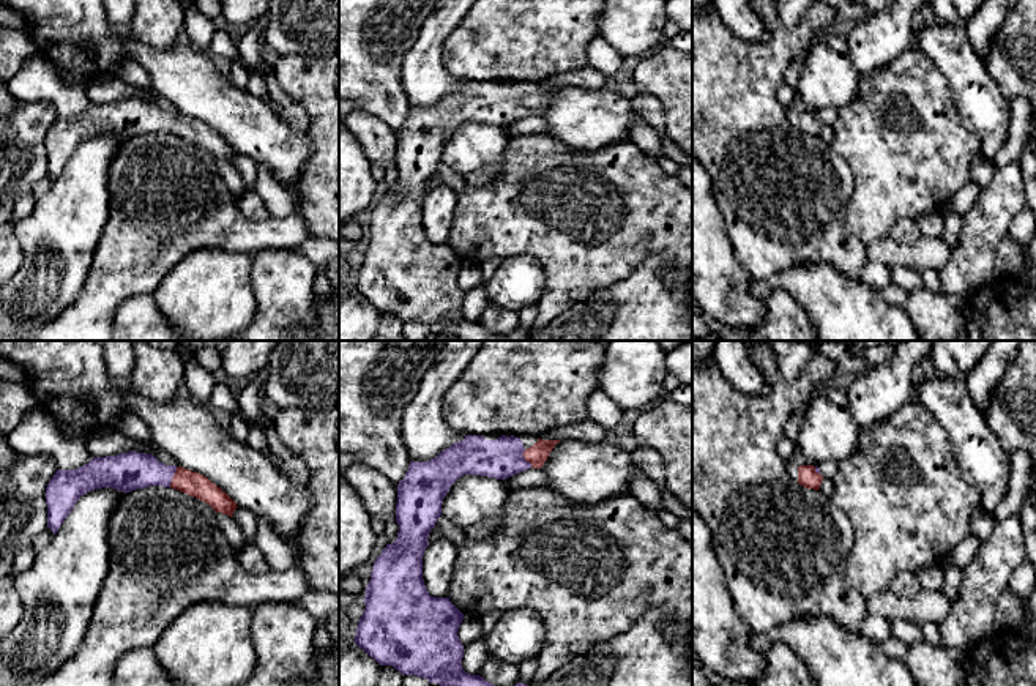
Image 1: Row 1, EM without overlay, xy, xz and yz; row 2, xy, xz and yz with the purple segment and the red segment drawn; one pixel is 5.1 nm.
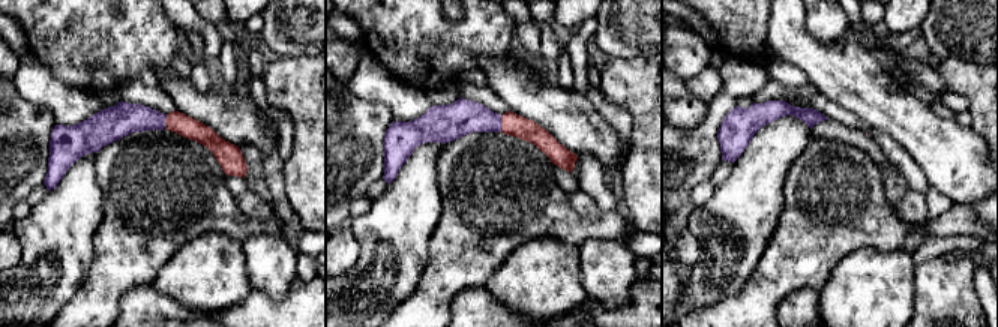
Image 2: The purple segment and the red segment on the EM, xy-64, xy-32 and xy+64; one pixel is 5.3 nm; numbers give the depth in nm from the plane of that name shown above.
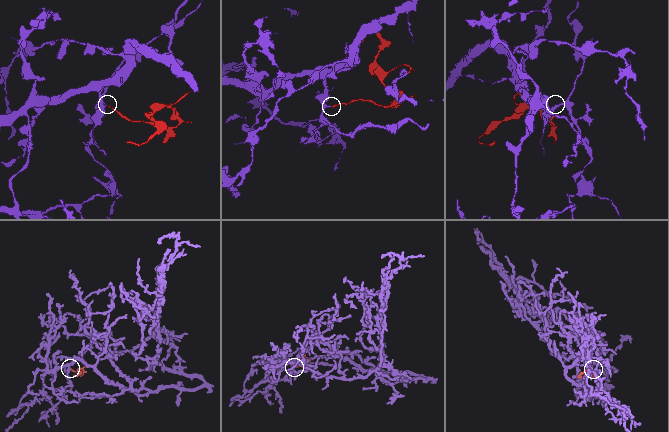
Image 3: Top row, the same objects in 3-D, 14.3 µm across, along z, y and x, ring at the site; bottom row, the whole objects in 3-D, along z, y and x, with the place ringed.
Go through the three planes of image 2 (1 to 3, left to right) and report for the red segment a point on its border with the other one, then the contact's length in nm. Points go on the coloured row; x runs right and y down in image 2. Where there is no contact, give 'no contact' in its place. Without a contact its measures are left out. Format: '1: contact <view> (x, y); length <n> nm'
1: contact xy-64 (165, 117); length 60 nm
2: contact xy-32 (500, 123); length 90 nm
3: no contact

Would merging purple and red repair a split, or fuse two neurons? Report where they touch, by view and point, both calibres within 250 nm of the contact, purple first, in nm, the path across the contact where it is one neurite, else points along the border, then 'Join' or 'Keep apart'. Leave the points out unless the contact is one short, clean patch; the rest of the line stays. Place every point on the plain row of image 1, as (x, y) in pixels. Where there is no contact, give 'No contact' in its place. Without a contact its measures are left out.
Touches purple at xy (172, 123). Thickness 200 nm (purple) against 120 nm. Path across: xy (126, 119), (153, 119), (172, 123), (191, 130). Join

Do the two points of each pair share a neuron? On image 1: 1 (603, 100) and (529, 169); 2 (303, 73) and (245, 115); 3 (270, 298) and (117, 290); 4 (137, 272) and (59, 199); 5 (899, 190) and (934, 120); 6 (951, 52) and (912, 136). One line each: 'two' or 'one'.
1: two
2: two
3: two
4: two
5: one
6: two

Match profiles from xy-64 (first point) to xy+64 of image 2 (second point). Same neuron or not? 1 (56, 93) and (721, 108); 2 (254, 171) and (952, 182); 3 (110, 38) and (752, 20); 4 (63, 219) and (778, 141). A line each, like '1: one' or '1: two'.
1: two
2: two
3: one
4: one

